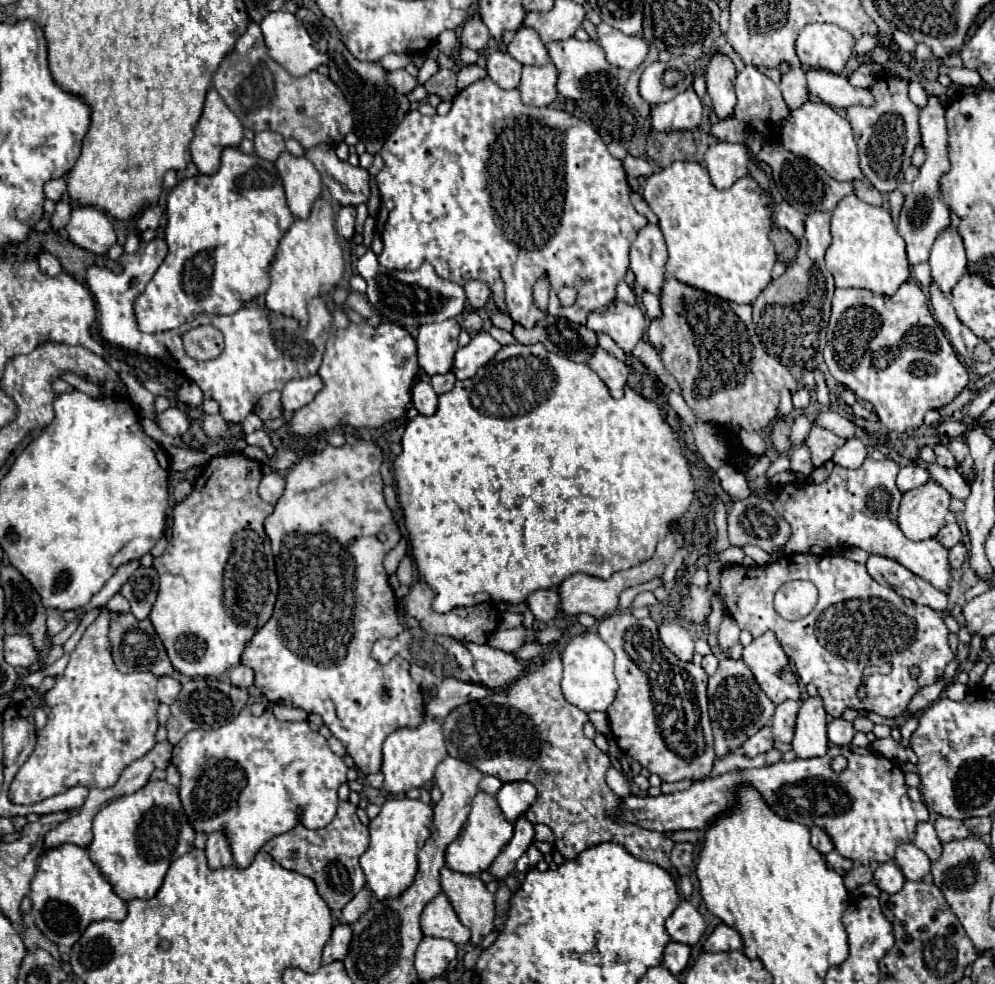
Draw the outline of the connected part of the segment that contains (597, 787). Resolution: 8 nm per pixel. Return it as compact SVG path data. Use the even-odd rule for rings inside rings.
M553 648L547 660L513 680L505 690L451 710L443 720L447 754L501 782L531 782L537 788L537 800L525 812L525 818L553 830L555 848L563 858L573 860L591 846L617 842L635 858L653 862L677 878L677 870L669 862L673 840L667 834L639 826L619 826L607 818L607 806L619 802L605 784L605 772L611 768L609 756L583 734L587 714L565 702L559 694L559 678L561 658Z

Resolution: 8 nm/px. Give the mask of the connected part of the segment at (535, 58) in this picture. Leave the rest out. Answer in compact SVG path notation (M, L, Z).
M521 26L521 30L517 30L515 38L507 46L507 52L521 64L545 66L551 62L547 54L547 46L541 42L539 34L527 26Z

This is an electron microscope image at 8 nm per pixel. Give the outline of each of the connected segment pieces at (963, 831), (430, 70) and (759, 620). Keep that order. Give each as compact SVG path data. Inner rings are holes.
M939 816L933 826L935 826L941 842L949 842L949 840L955 840L955 838L967 838L971 834L961 820L953 820L953 818Z
M431 58L431 64L423 64L423 68L419 70L419 84L425 84L427 78L431 78L435 72L439 70L439 62L435 58Z
M789 554L781 556L777 562L767 566L731 566L723 568L721 574L721 598L725 600L727 614L739 624L741 630L749 630L753 636L763 634L765 630L773 630L787 652L787 656L795 662L797 676L805 684L815 684L823 702L827 714L833 718L841 718L847 708L855 710L867 710L875 712L883 718L895 718L907 710L909 700L915 696L915 692L923 686L933 684L943 676L945 666L955 658L955 654L949 648L949 630L943 622L943 616L929 608L913 604L901 596L895 594L895 590L879 586L865 570L863 564L851 562L843 556L813 556L813 554ZM789 580L811 580L819 590L819 600L813 612L797 622L789 622L781 616L777 616L773 608L773 596L779 586L783 586ZM879 664L891 664L889 674L871 674L865 680L861 680L863 670L867 666L879 666ZM911 668L919 668L919 676L911 676ZM865 686L865 698L859 698L859 688Z

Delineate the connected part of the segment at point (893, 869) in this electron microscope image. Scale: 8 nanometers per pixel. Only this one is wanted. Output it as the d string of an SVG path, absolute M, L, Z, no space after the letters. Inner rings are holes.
M889 860L875 868L875 884L887 894L897 894L905 884L905 876L901 868L893 860Z

